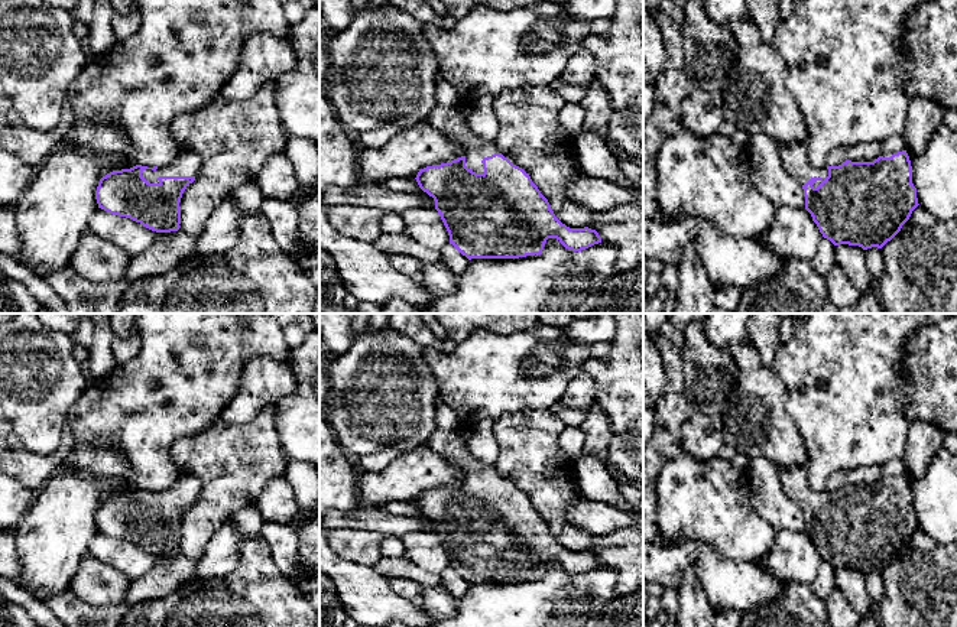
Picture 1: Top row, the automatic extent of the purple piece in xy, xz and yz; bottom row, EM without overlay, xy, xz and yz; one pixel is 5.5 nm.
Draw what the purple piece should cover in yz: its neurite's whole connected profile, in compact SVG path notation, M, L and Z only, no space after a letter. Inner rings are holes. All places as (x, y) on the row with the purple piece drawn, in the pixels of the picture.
M807 146L778 147L788 173L802 185L805 209L834 246L882 248L919 205L906 150L873 162L814 168Z

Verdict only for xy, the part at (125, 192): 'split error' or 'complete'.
split error

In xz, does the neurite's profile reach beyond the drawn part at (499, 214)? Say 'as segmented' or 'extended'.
extended

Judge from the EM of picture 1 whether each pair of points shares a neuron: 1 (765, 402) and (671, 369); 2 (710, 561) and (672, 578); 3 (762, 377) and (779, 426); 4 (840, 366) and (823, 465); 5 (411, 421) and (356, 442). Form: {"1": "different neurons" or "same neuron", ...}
{"1": "different neurons", "2": "same neuron", "3": "same neuron", "4": "same neuron", "5": "same neuron"}

